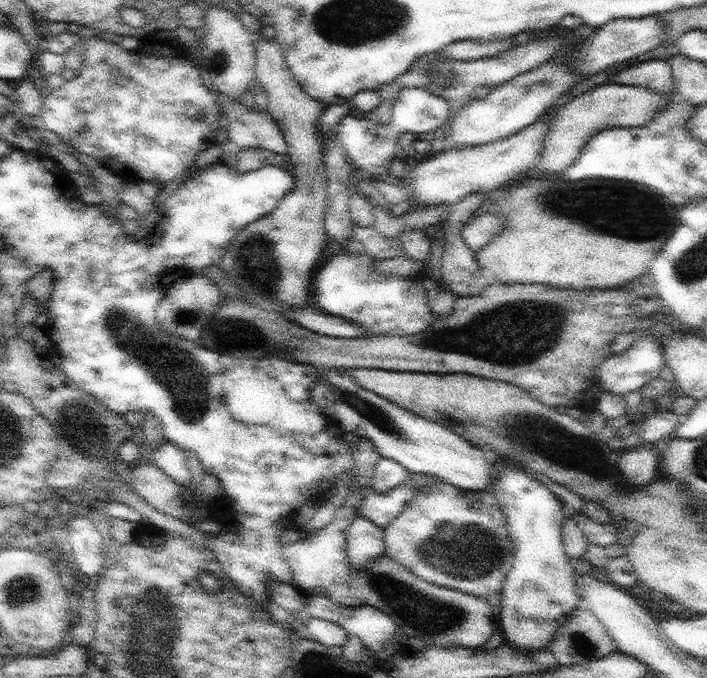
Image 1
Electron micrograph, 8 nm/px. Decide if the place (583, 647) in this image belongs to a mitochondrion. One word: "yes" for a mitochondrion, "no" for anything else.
yes

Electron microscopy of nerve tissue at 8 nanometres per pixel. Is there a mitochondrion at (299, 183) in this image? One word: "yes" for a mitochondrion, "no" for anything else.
no

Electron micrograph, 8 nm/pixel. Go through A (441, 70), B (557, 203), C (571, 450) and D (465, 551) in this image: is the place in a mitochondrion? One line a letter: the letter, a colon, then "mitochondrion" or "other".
A: mitochondrion
B: mitochondrion
C: mitochondrion
D: mitochondrion

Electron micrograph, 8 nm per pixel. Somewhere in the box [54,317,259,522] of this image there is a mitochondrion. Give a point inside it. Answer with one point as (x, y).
(73, 417)

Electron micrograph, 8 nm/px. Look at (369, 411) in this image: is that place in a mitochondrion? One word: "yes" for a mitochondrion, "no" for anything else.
yes

